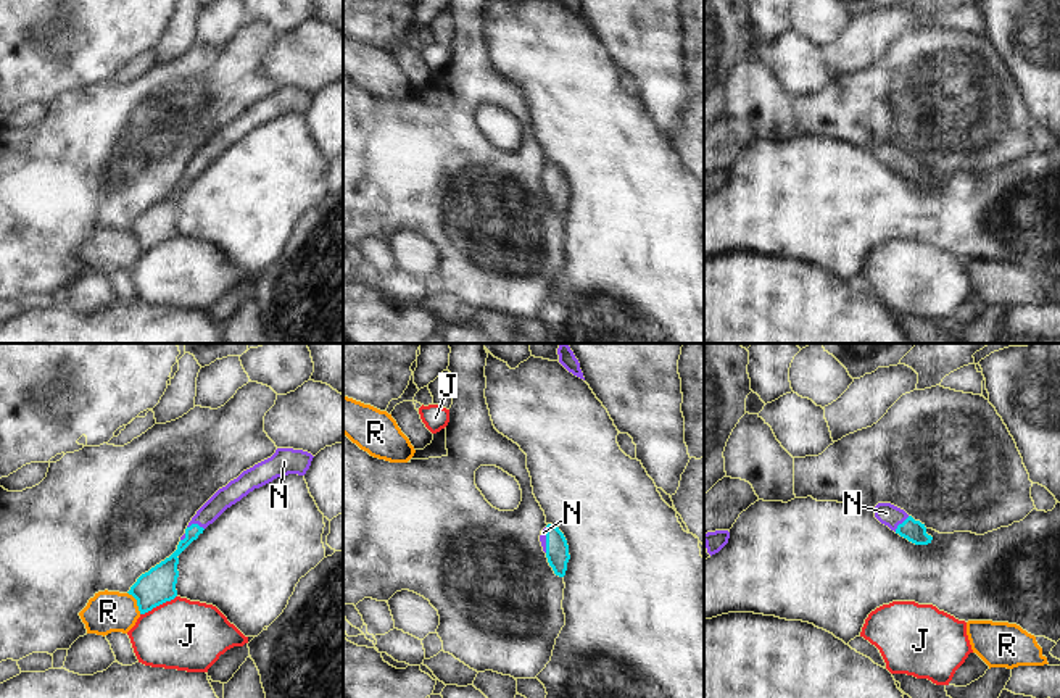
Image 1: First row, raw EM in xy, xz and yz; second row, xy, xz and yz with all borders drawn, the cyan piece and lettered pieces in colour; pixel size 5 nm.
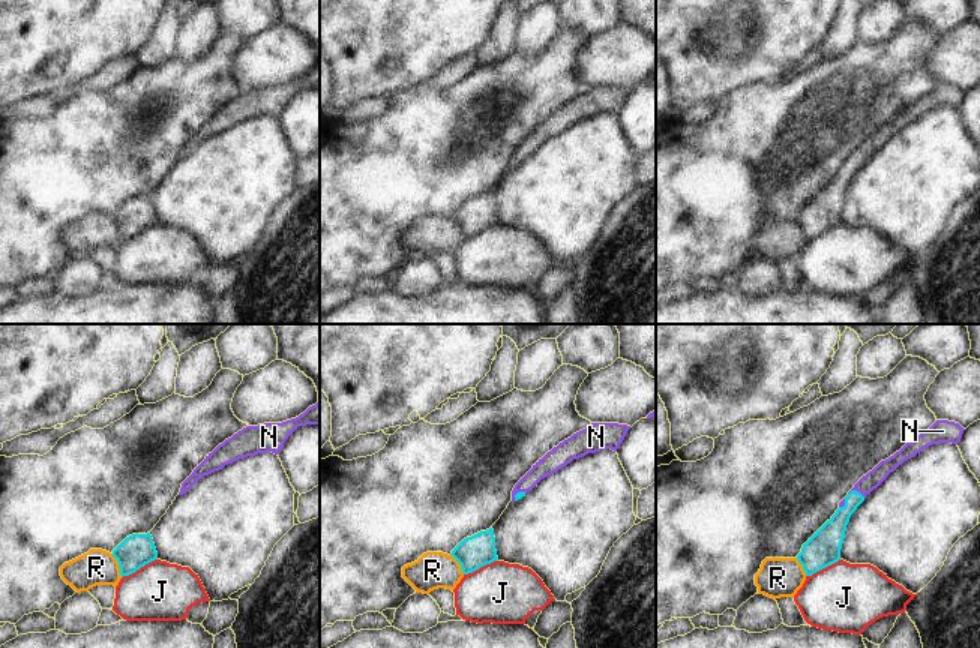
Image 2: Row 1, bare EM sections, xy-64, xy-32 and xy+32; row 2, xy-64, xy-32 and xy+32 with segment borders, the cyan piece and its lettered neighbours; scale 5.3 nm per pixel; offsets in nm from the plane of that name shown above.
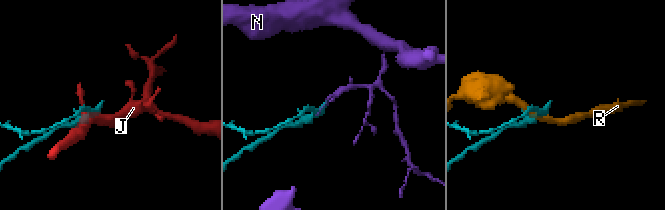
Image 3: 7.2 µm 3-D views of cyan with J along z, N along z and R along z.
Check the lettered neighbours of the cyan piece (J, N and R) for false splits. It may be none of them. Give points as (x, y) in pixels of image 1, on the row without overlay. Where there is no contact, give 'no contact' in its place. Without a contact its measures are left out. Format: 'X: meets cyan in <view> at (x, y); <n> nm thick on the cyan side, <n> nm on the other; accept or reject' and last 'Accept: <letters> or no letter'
J: meets cyan in xy at (158, 244); 180 nm thick on the cyan side, 360 nm on the other; reject
N: meets cyan in xy at (195, 163); 80 nm thick on the cyan side, 100 nm on the other; accept
R: meets cyan in xy at (137, 242); 180 nm thick on the cyan side, 200 nm on the other; reject
Accept: N

